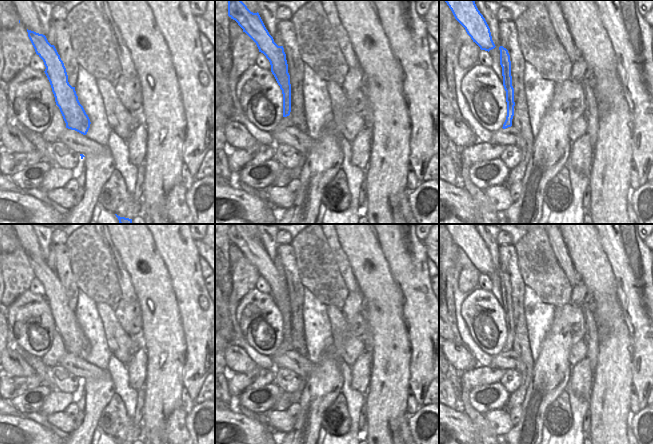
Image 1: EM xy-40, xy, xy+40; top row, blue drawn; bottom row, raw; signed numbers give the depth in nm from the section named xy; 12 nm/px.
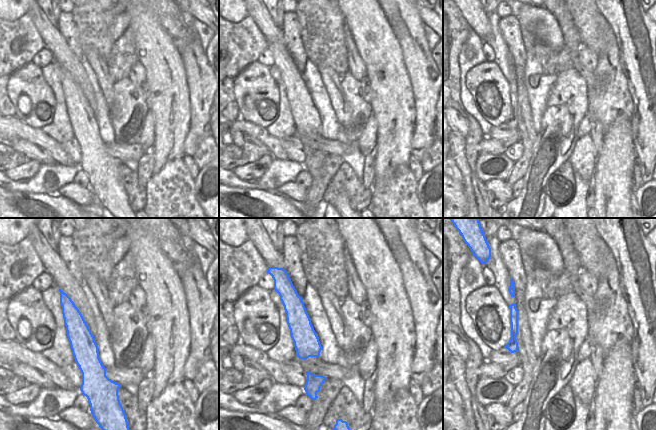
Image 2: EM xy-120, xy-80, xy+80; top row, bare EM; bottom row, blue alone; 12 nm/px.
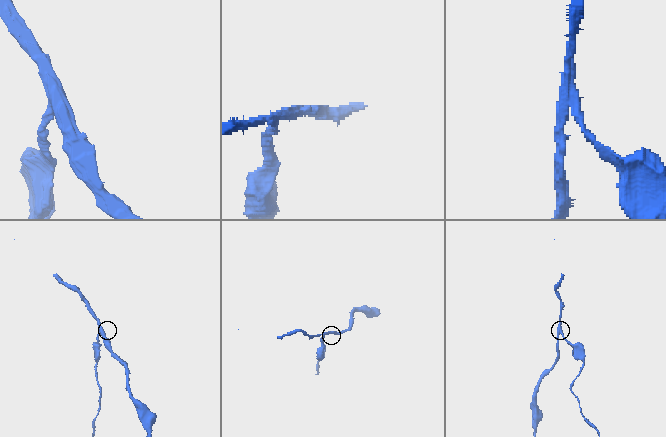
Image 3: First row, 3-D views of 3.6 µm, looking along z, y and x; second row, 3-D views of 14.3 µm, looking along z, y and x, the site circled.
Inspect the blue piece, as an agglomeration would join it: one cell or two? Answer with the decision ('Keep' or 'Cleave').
Cleave.

